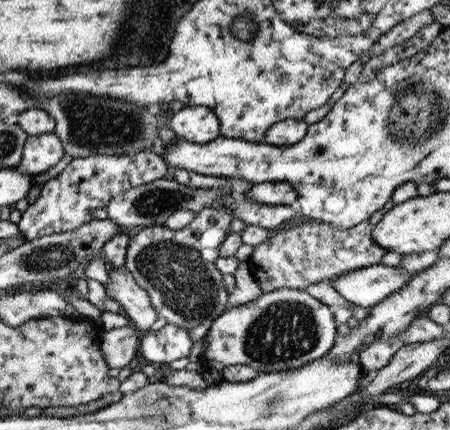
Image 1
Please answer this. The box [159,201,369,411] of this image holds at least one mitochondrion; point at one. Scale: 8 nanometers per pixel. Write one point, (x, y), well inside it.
(286, 330)

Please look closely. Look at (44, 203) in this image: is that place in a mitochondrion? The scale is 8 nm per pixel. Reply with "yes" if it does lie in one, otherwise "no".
no

